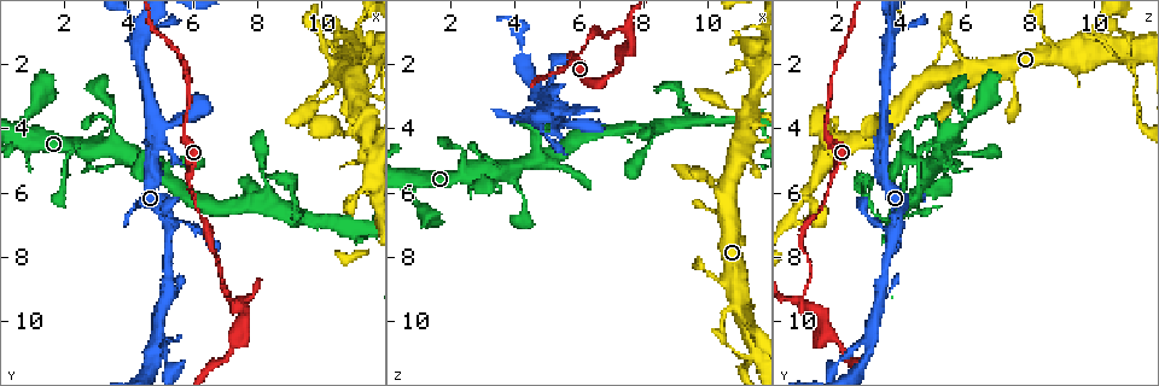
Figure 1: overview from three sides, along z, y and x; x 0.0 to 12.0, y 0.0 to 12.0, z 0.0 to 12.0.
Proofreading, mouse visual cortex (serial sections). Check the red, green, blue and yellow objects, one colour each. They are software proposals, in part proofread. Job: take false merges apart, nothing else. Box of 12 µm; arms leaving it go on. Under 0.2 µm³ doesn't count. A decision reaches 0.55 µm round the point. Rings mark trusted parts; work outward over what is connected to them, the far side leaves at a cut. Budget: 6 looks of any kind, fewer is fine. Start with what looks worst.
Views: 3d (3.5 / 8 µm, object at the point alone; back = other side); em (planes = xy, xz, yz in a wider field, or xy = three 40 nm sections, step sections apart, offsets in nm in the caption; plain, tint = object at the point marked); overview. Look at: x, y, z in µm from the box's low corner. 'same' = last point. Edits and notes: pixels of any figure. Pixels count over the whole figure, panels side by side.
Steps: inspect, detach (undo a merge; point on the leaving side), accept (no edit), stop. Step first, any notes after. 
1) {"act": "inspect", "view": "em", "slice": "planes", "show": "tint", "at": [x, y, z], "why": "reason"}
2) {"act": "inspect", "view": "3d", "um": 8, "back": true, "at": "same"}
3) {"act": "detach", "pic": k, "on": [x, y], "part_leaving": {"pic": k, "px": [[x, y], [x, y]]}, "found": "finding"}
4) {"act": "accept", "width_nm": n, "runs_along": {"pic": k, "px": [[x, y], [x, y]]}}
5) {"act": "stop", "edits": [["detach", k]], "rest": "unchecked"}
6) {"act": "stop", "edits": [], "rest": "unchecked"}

{"act": "inspect", "view": "3d", "um": 3.5, "at": [7.4, 9.5, 1.0], "why": "three arms meet"}

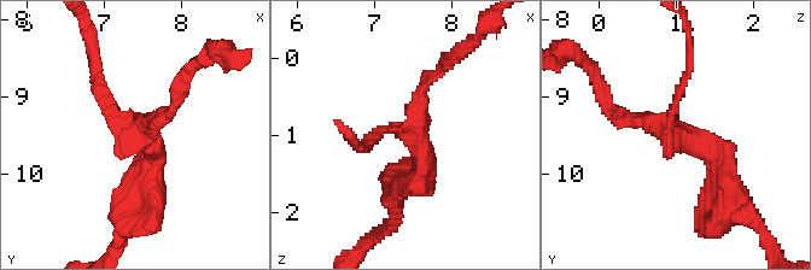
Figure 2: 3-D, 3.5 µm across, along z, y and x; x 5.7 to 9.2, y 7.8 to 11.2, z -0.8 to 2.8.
{"act": "inspect", "view": "em", "slice": "planes", "show": "tint", "at": [7.45, 9.50, 1.00]}

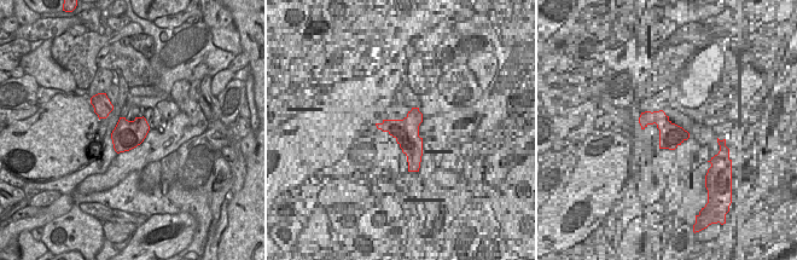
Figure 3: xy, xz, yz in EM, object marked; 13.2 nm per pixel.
{"act": "accept", "arms": 3, "arm_widths_nm": [150, 200, 300], "runs_along": {"pic": 2, "px": [[95, 74], [151, 181]]}, "found": "all the same cell"}

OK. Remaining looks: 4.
{"act": "inspect", "view": "3d", "um": 3.5, "at": [4.9, 10.5, 3.0], "why": "two arms in line, one across"}

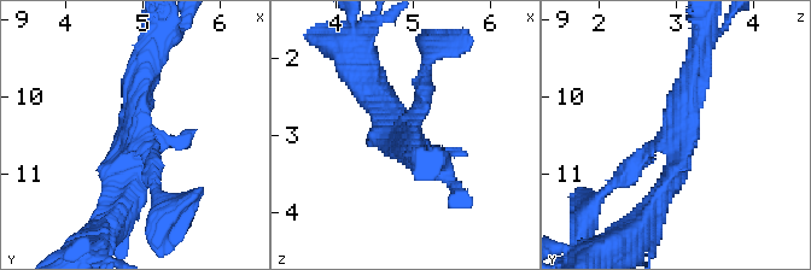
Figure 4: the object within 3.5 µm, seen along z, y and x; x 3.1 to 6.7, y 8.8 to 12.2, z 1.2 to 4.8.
{"act": "accept", "runs_along": {"pic": 4, "px": [[699, 63], [677, 170], [652, 211]]}, "found": "one cell here"}

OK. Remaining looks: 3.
{"act": "inspect", "view": "3d", "um": 3.5, "at": [11.0, 1.5, 10.0], "why": "three arms meet"}

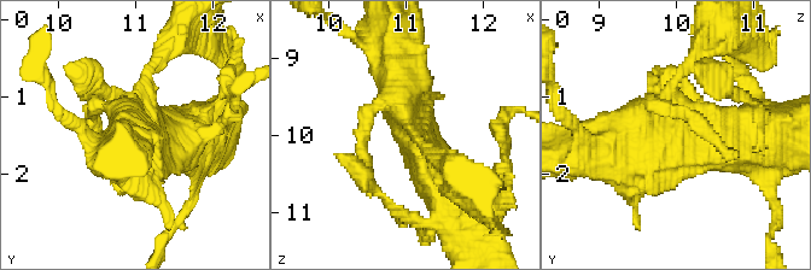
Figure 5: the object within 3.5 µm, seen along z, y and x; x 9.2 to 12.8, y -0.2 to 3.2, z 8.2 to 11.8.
{"act": "inspect", "view": "em", "slice": "xy", "step": 5, "show": "tint", "at": "same"}

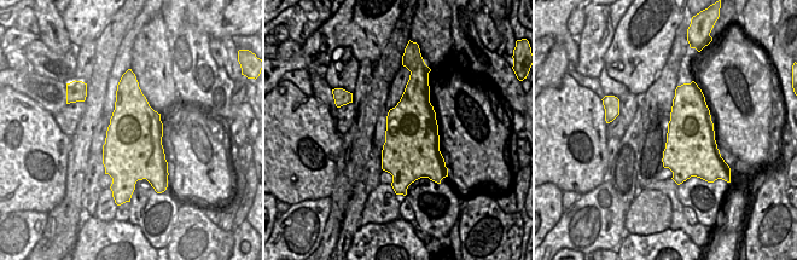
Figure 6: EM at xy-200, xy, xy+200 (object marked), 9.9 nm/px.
{"act": "inspect", "view": "em", "slice": "xy", "step": 3, "show": "tint", "at": "same", "why": "another direction"}

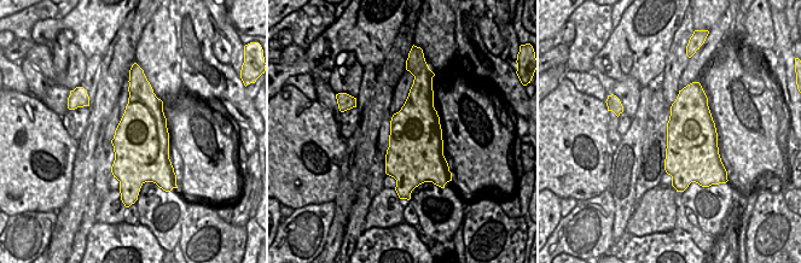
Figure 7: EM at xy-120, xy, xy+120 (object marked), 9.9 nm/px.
{"act": "accept", "runs_along": {"pic": 5, "px": [[391, 40], [402, 109], [439, 186]]}, "found": "all the same cell"}

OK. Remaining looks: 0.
{"act": "stop", "edits": [], "rest": "unchecked"}

